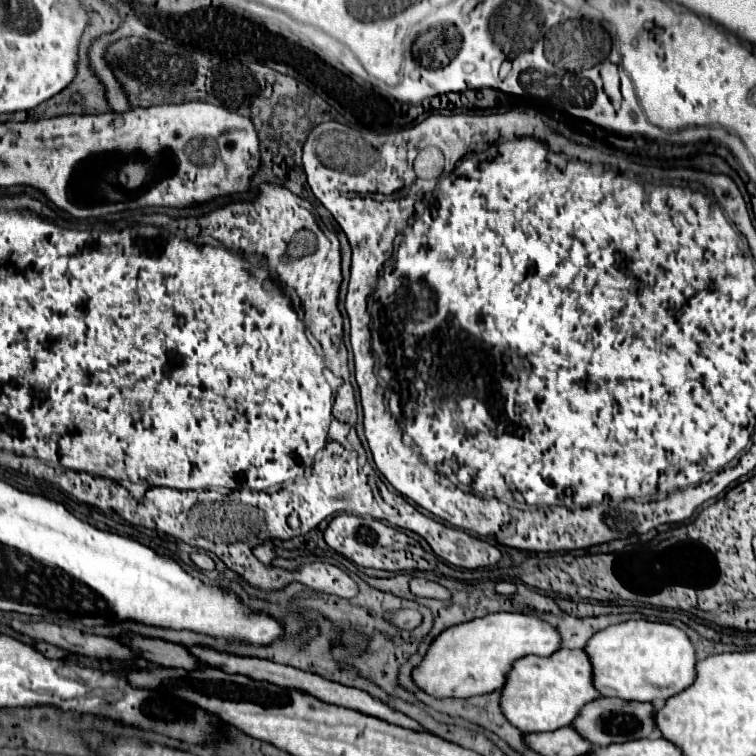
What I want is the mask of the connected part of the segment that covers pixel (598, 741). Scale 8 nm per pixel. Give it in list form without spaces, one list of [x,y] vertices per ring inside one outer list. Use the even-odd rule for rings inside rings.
[[[602,697],[596,699],[594,703],[586,703],[586,707],[582,707],[582,715],[574,719],[572,727],[574,731],[578,731],[578,735],[590,739],[592,745],[606,747],[612,743],[650,737],[650,733],[654,731],[654,711],[656,709],[650,703],[626,703],[624,699]]]

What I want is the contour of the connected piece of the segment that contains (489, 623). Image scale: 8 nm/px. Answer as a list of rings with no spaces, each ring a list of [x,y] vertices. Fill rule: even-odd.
[[[490,613],[442,631],[430,643],[420,665],[412,671],[412,679],[418,689],[438,699],[468,699],[502,689],[506,673],[516,659],[526,655],[546,657],[556,649],[560,649],[560,635],[548,623],[522,613]]]

